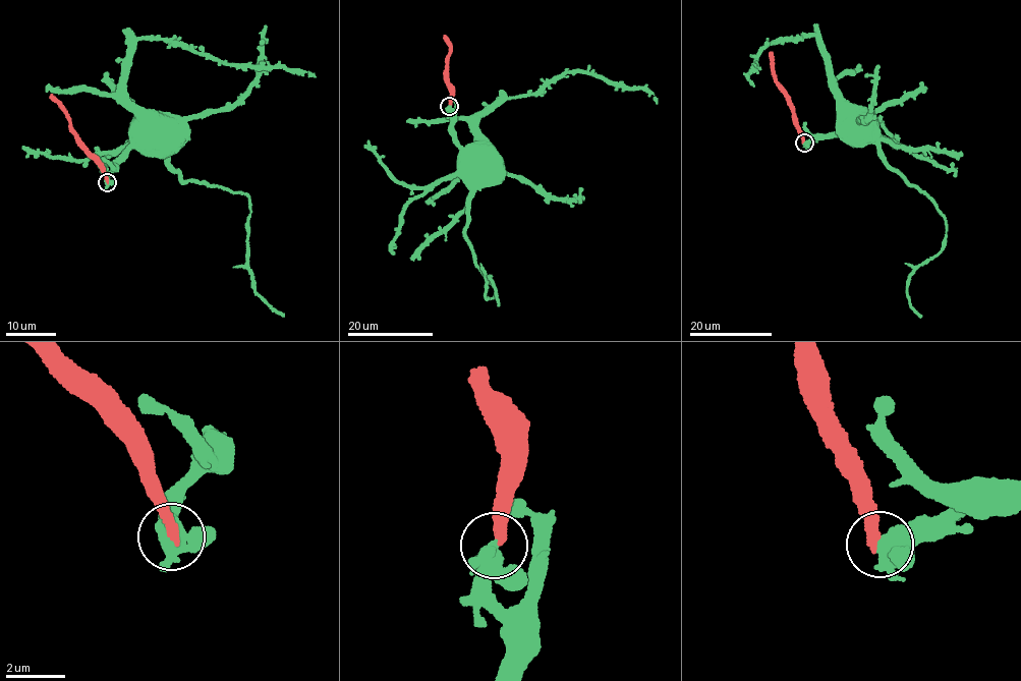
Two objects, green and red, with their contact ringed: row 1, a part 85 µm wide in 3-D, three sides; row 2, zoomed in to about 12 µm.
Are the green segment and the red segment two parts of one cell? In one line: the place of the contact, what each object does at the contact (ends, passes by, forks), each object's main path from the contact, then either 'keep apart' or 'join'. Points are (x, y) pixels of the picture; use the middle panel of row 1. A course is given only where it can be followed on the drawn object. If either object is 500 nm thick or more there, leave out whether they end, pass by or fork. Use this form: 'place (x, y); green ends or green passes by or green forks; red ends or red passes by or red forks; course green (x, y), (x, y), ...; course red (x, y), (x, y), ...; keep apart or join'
place (449, 106); green forks; red ends; course green (449, 106), (461, 172), (471, 189), (464, 232), (496, 292), (487, 300), (490, 276), (499, 305); course red (449, 106), (452, 98), (447, 77), (450, 44), (446, 36); keep apart

